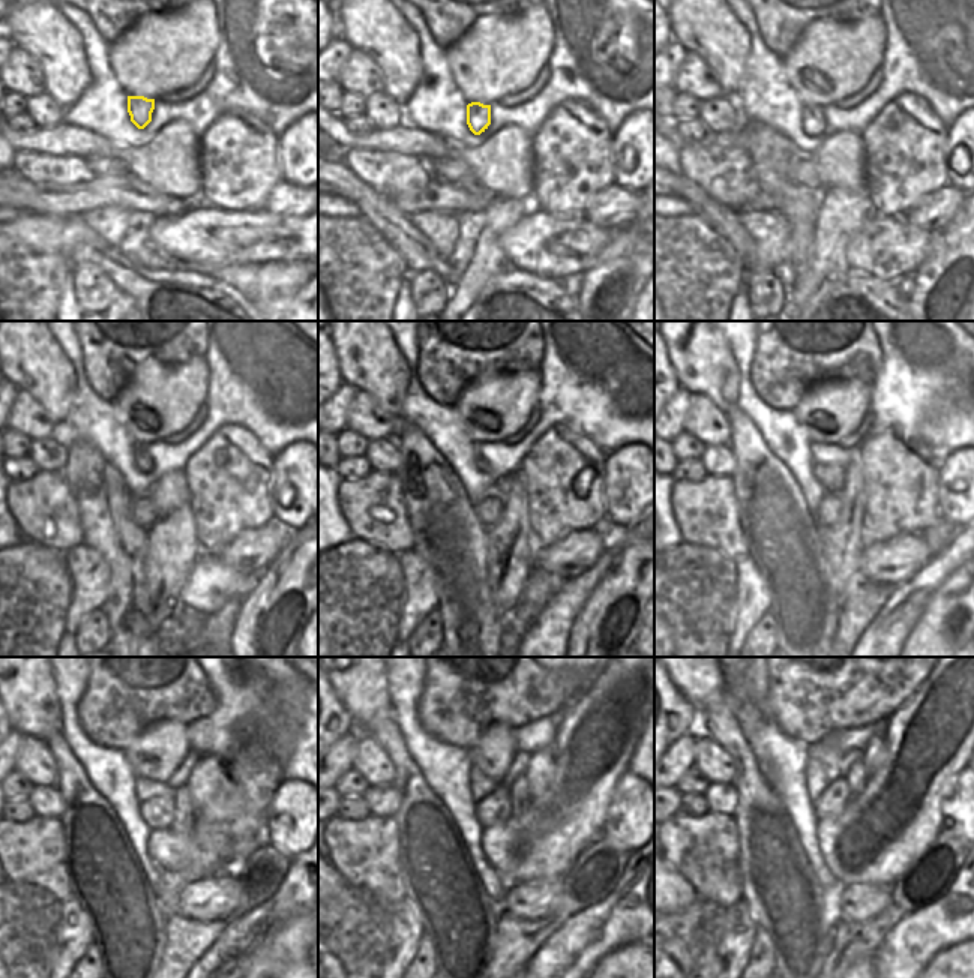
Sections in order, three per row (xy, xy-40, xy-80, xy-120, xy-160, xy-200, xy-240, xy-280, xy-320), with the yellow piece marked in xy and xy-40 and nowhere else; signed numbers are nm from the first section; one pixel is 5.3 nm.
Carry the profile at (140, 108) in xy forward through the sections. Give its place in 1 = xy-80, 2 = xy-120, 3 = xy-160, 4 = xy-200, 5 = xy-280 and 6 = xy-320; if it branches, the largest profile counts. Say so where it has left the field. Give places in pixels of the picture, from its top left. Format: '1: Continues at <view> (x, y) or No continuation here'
1: Continues at xy-80 (814, 123)
2: Continues at xy-120 (141, 458)
3: Continues at xy-160 (480, 464)
4: Continues at xy-200 (832, 477)
5: Continues at xy-280 (496, 809)
6: Continues at xy-320 (833, 800).

